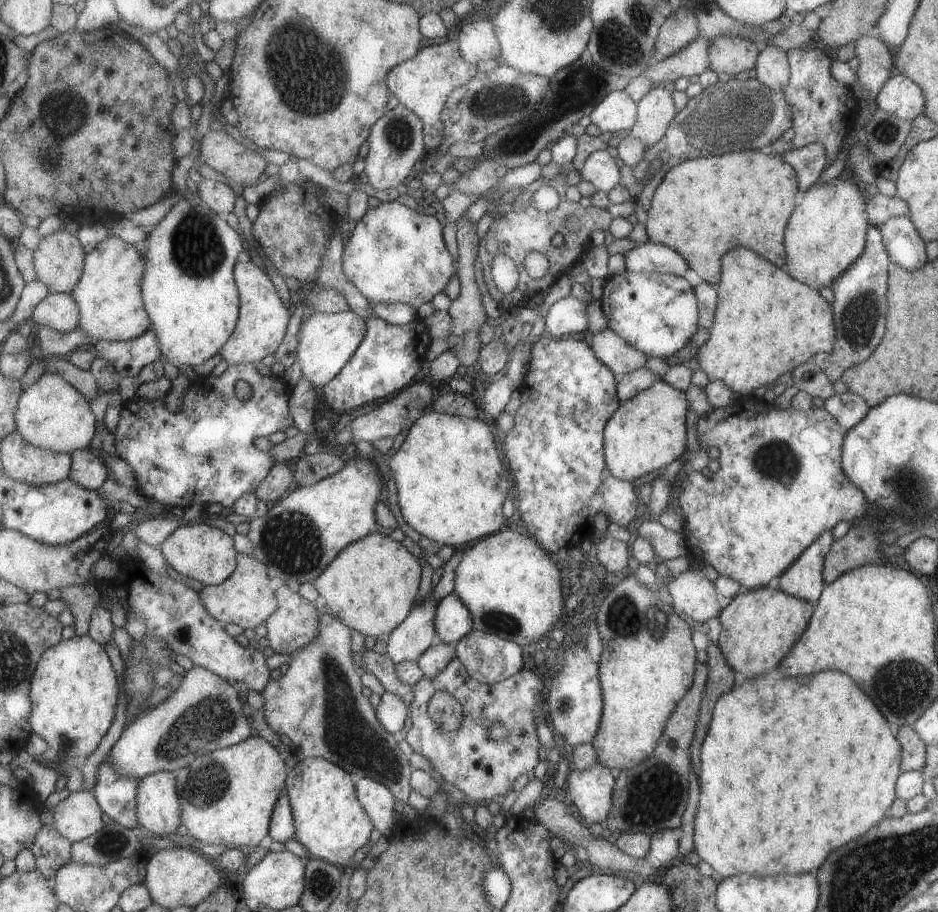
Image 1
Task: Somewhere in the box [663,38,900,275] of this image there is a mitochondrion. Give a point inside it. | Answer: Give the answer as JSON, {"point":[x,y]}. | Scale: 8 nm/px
{"point":[746,115]}

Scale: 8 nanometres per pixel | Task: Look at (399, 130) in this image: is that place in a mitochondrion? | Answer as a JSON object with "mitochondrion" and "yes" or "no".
{"mitochondrion":"yes"}

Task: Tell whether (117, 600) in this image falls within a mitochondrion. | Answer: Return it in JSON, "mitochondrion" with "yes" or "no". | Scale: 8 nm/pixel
{"mitochondrion":"no"}

